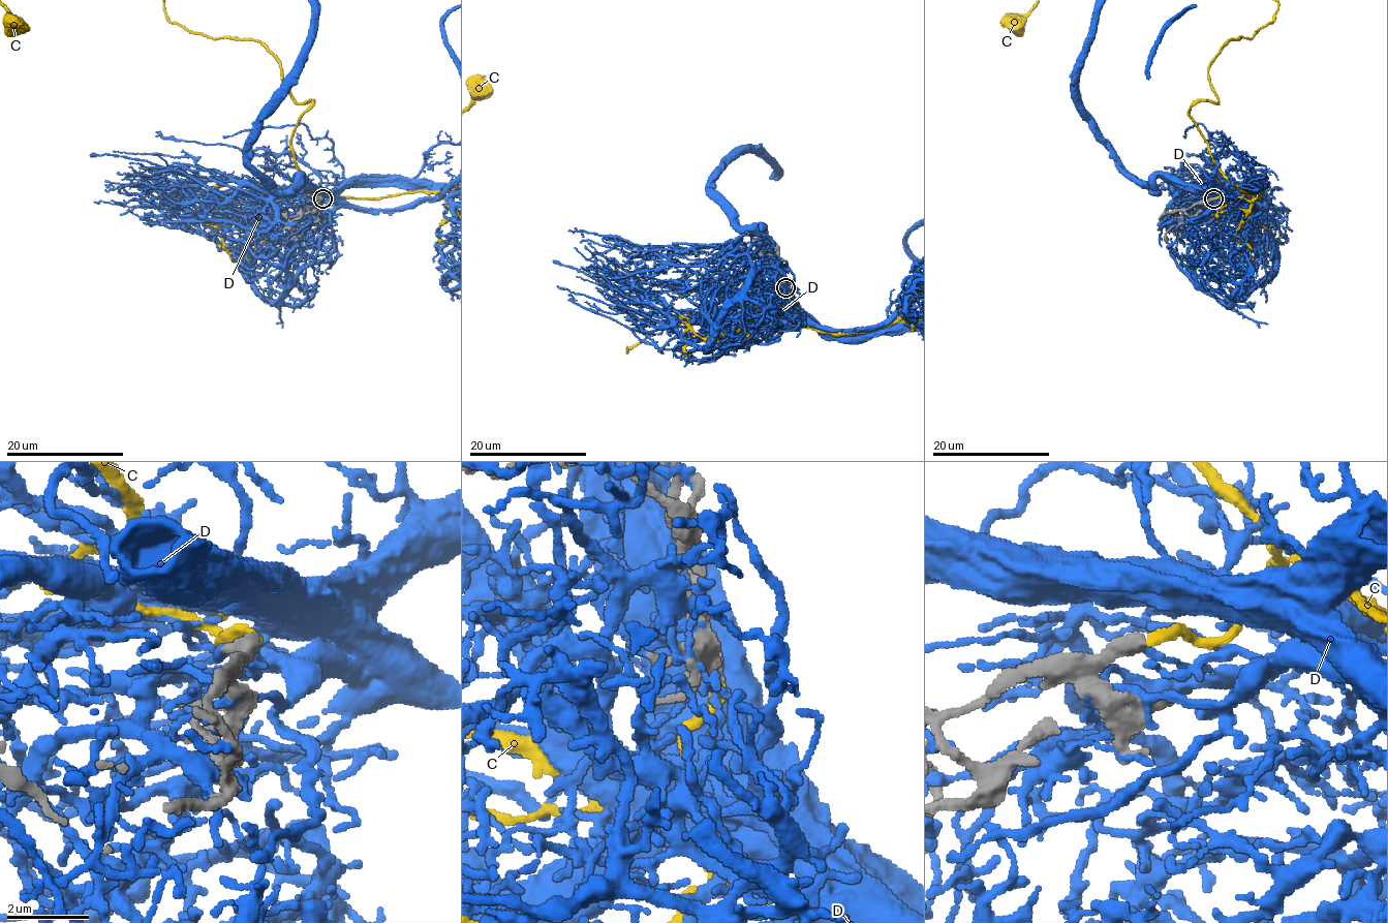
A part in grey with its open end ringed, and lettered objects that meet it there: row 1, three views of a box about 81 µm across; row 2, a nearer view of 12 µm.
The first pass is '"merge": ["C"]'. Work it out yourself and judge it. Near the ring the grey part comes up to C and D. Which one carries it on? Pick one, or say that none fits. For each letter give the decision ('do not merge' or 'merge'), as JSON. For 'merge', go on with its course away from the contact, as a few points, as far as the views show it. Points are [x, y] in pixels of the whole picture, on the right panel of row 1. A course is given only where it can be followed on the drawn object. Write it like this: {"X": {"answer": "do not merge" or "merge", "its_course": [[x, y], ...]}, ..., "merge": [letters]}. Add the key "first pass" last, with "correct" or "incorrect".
{"C": {"answer": "merge"}, "D": {"answer": "do not merge"}, "merge": ["C"], "first pass": "correct"}

